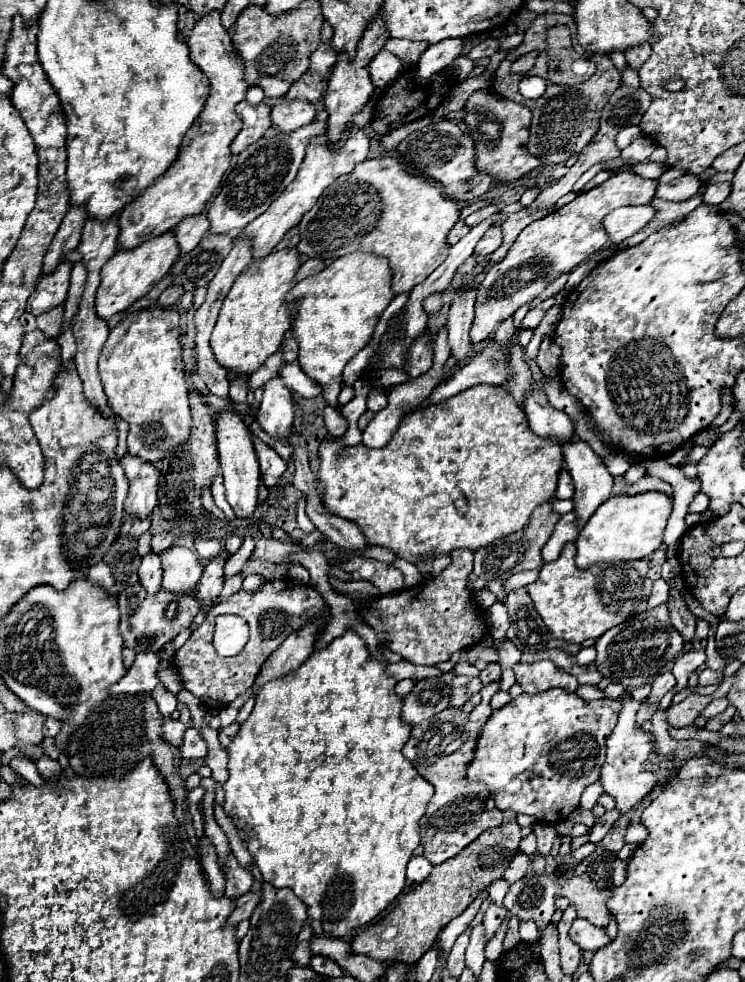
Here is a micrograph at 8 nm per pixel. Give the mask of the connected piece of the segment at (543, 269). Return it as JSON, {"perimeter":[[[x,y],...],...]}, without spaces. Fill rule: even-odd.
{"perimeter":[[[612,173],[602,185],[578,195],[572,203],[522,229],[506,257],[500,263],[486,267],[486,277],[478,287],[476,317],[470,329],[472,345],[486,341],[518,307],[538,297],[554,279],[570,273],[600,251],[608,243],[608,235],[602,227],[606,213],[622,205],[648,205],[654,199],[654,191],[656,181],[652,179],[644,179],[636,173]]]}

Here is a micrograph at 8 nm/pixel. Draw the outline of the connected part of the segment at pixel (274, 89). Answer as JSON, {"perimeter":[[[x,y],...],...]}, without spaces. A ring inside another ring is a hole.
{"perimeter":[[[264,77],[264,79],[260,79],[260,81],[258,81],[258,85],[264,89],[266,97],[270,97],[270,99],[278,99],[278,97],[286,95],[286,93],[288,93],[288,89],[290,89],[290,85],[288,85],[288,83],[278,81],[278,79],[272,79],[272,77]]]}

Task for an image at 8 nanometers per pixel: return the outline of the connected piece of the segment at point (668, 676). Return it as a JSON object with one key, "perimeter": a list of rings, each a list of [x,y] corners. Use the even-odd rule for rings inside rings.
{"perimeter":[[[666,671],[666,673],[662,673],[662,675],[658,675],[656,677],[656,681],[654,681],[654,687],[652,687],[652,693],[650,693],[650,697],[648,697],[648,701],[650,703],[656,703],[656,701],[660,701],[672,687],[676,685],[676,679],[674,679],[674,675],[672,675],[672,671]]]}

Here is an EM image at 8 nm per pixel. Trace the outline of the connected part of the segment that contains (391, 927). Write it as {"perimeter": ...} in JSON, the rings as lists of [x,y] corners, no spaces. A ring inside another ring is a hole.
{"perimeter":[[[508,821],[500,827],[484,831],[484,835],[480,835],[476,843],[464,847],[460,855],[432,867],[428,879],[406,893],[392,913],[360,931],[352,939],[352,953],[390,963],[416,963],[434,945],[438,933],[454,917],[458,917],[480,895],[480,891],[488,889],[494,879],[504,875],[508,861],[518,851],[520,839],[522,835],[516,821]]]}

